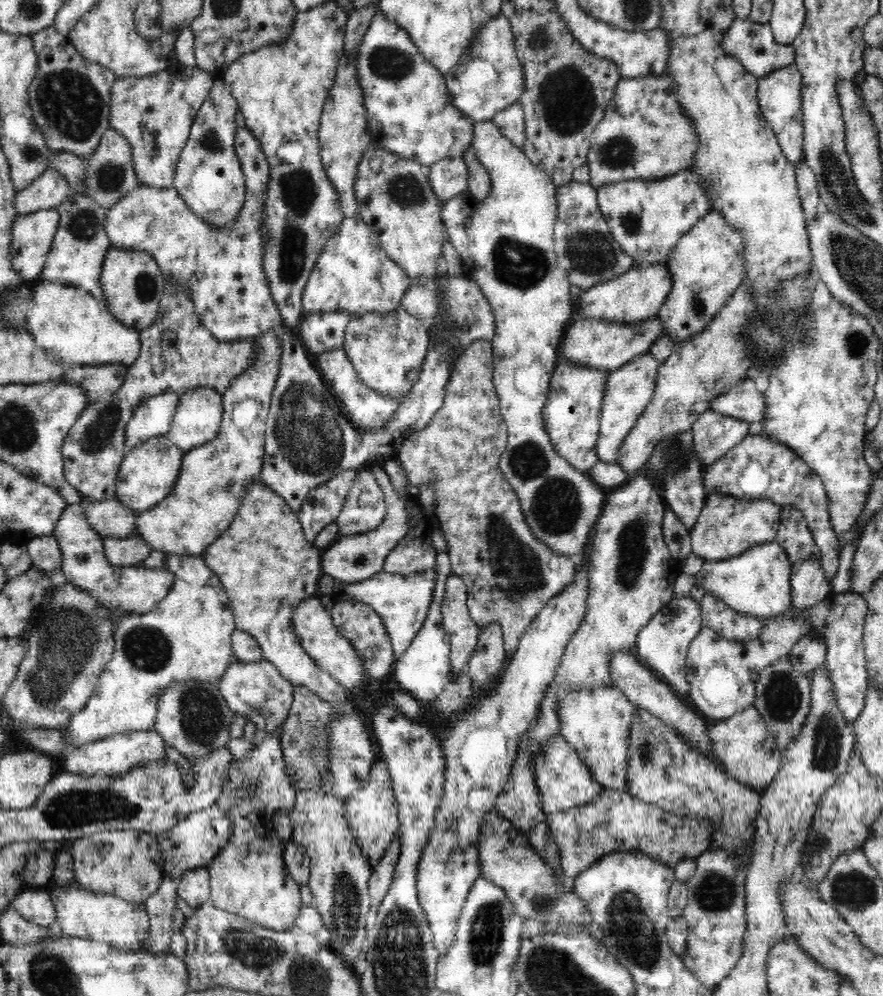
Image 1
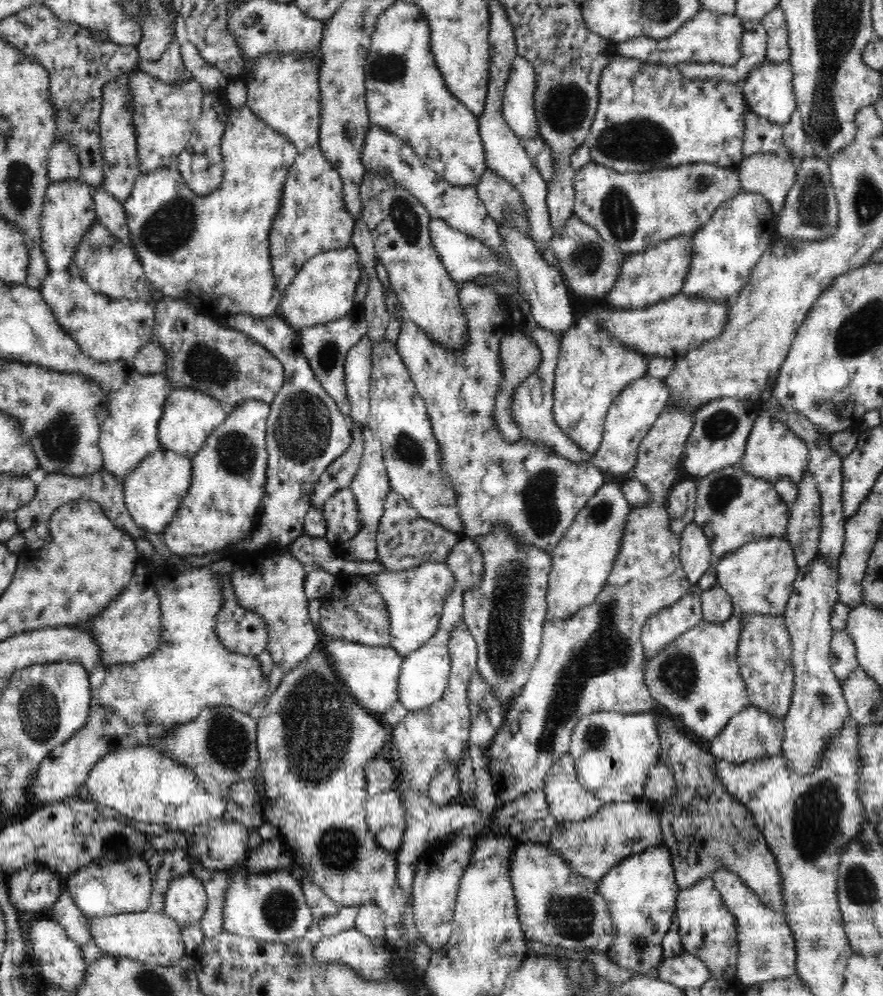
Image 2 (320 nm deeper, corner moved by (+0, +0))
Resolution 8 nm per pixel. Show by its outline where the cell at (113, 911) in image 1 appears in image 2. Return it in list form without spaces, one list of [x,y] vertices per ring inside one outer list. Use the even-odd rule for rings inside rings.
[[[148,910],[140,911],[139,913],[117,914],[95,918],[90,921],[89,929],[91,930],[93,941],[102,949],[105,955],[126,957],[140,962],[155,963],[160,966],[175,965],[182,957],[186,956],[181,928],[172,917],[166,915],[162,910],[159,913]]]

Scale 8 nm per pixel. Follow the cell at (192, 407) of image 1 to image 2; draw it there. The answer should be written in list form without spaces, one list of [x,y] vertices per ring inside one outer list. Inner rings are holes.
[[[173,386],[166,397],[162,418],[158,420],[158,440],[164,450],[194,458],[196,453],[204,446],[207,438],[218,425],[222,424],[229,411],[217,398],[186,386]]]

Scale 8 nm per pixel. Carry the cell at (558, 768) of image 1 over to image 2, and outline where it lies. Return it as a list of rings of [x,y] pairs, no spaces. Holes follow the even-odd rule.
[[[569,752],[554,761],[542,788],[549,811],[558,823],[589,819],[604,803],[578,782],[575,762]]]

